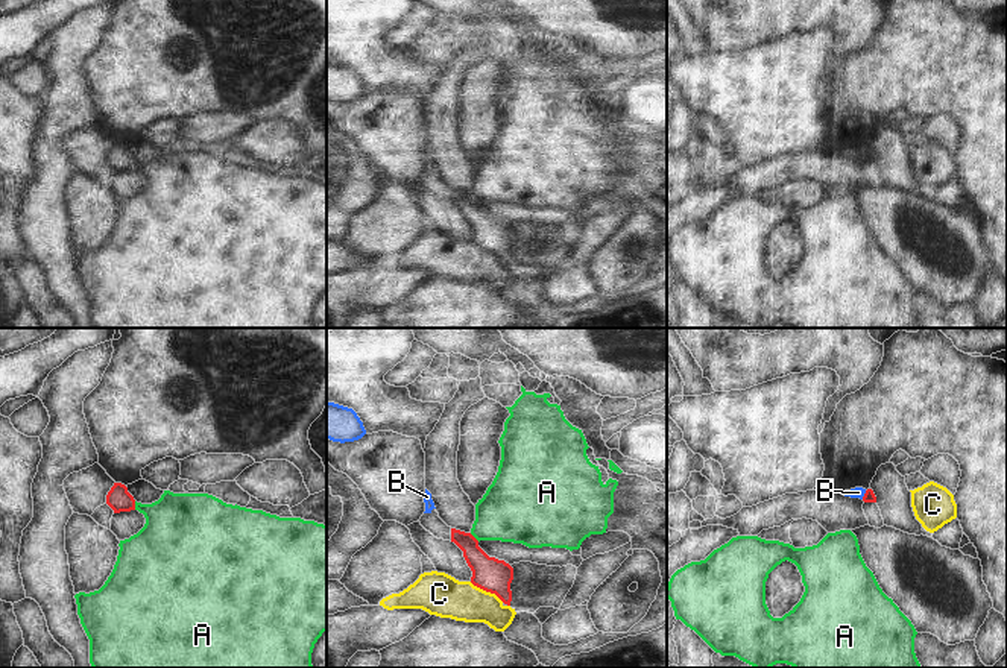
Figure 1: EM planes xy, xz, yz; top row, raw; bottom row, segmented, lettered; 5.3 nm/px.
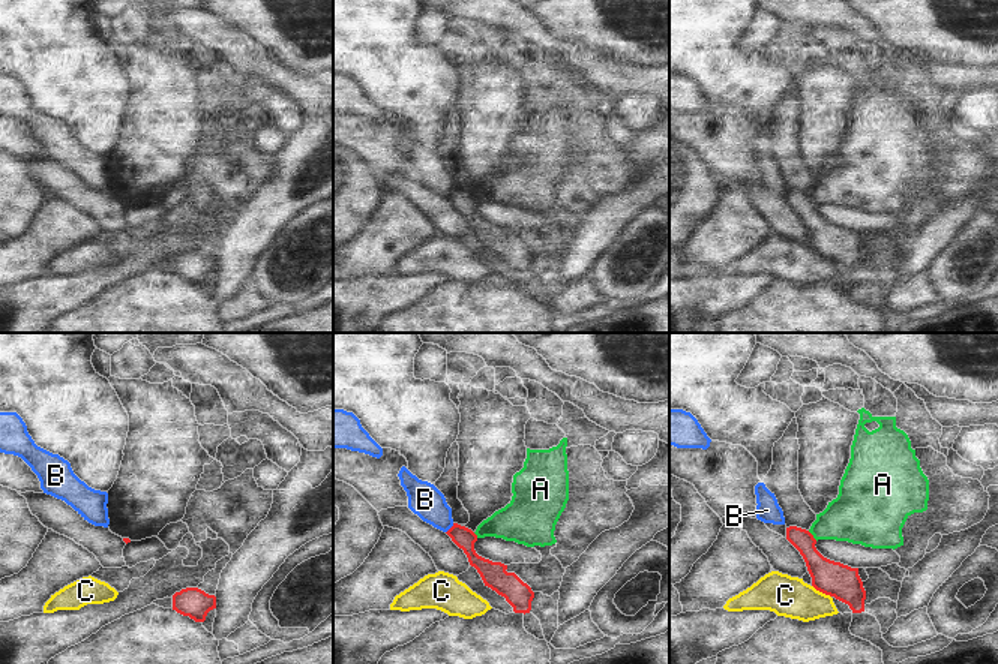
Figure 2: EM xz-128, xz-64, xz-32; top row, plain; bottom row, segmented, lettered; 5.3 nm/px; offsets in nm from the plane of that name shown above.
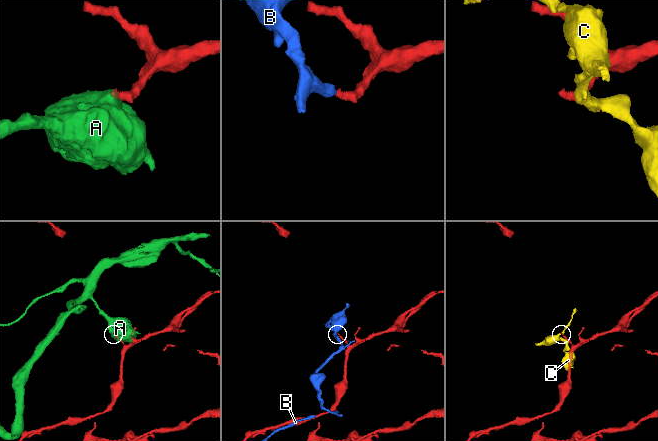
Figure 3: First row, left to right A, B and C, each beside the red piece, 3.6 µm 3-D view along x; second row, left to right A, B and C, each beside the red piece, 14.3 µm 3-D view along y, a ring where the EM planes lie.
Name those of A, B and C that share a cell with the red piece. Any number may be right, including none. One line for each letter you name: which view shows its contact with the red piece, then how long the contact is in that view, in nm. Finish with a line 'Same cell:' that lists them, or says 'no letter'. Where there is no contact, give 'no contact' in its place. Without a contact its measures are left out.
Same cell: no letter

